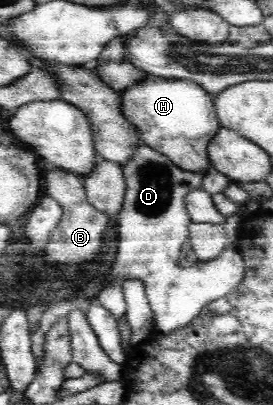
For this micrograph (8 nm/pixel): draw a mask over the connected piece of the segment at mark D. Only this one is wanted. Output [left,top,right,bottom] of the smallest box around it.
[105,144,244,332]

